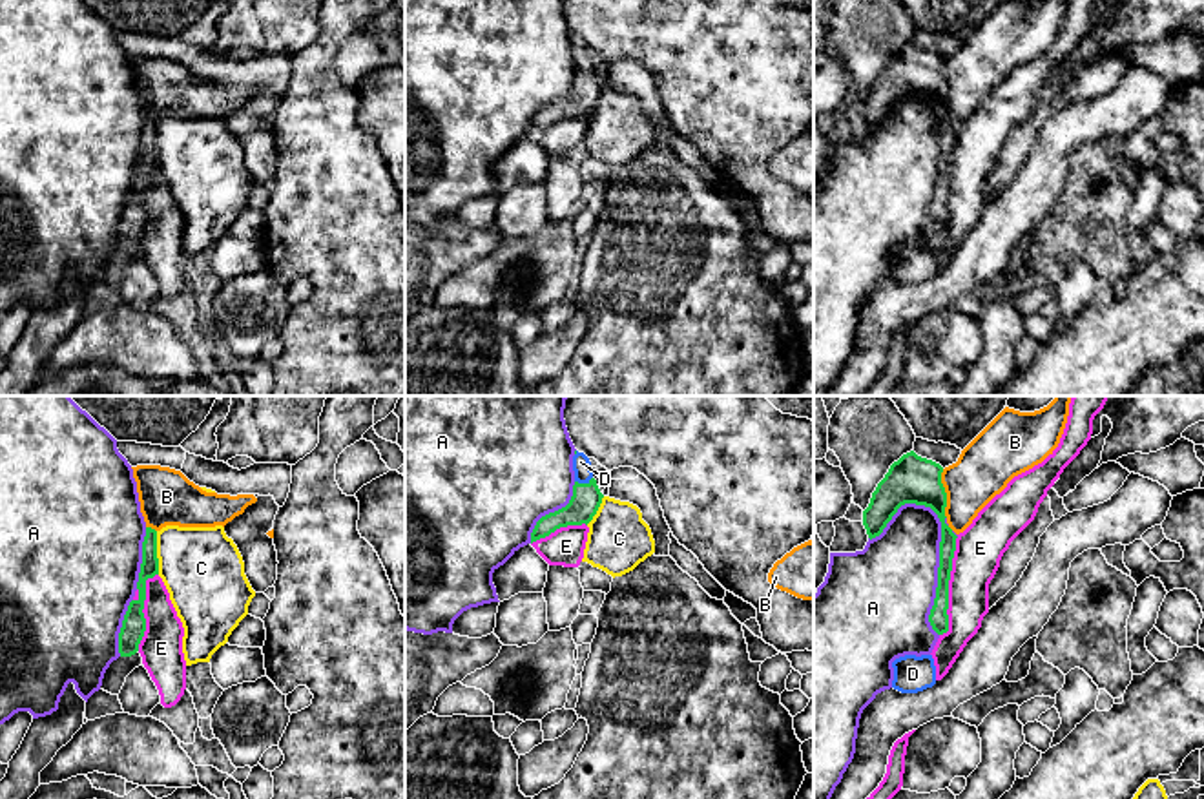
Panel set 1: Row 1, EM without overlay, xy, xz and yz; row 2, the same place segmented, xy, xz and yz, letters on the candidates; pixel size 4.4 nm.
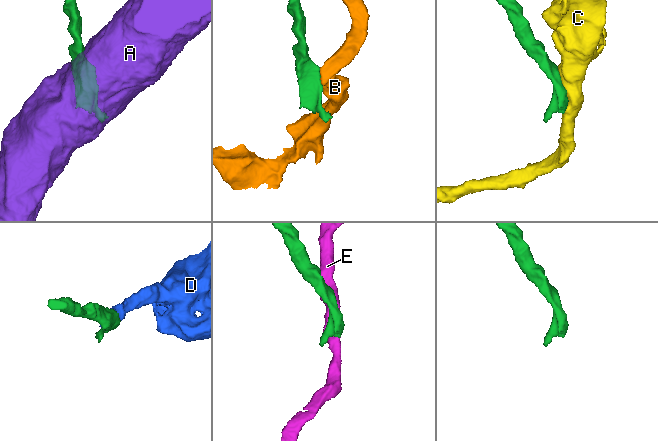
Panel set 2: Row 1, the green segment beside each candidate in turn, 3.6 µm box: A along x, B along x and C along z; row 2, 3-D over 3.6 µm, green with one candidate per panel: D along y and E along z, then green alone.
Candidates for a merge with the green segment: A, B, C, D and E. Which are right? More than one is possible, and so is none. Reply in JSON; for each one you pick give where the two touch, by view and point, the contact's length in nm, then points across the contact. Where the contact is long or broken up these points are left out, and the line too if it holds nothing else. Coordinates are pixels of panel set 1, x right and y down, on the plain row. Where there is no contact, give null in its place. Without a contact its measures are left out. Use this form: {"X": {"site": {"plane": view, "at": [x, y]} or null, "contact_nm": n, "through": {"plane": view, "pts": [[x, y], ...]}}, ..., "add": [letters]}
{"D": {"site": {"plane": "xz", "at": [582, 75]}, "contact_nm": 80, "through": {"plane": "xz", "pts": [[586, 90], [582, 75], [581, 53]]}}, "add": ["D"]}

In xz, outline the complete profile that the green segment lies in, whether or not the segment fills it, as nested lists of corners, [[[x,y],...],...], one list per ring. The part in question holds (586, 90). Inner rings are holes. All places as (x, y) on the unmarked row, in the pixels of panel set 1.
[[[584,44],[573,47],[575,77],[569,95],[555,104],[542,108],[533,124],[531,135],[549,128],[560,119],[589,115],[597,106],[604,86],[593,69],[591,53]]]

